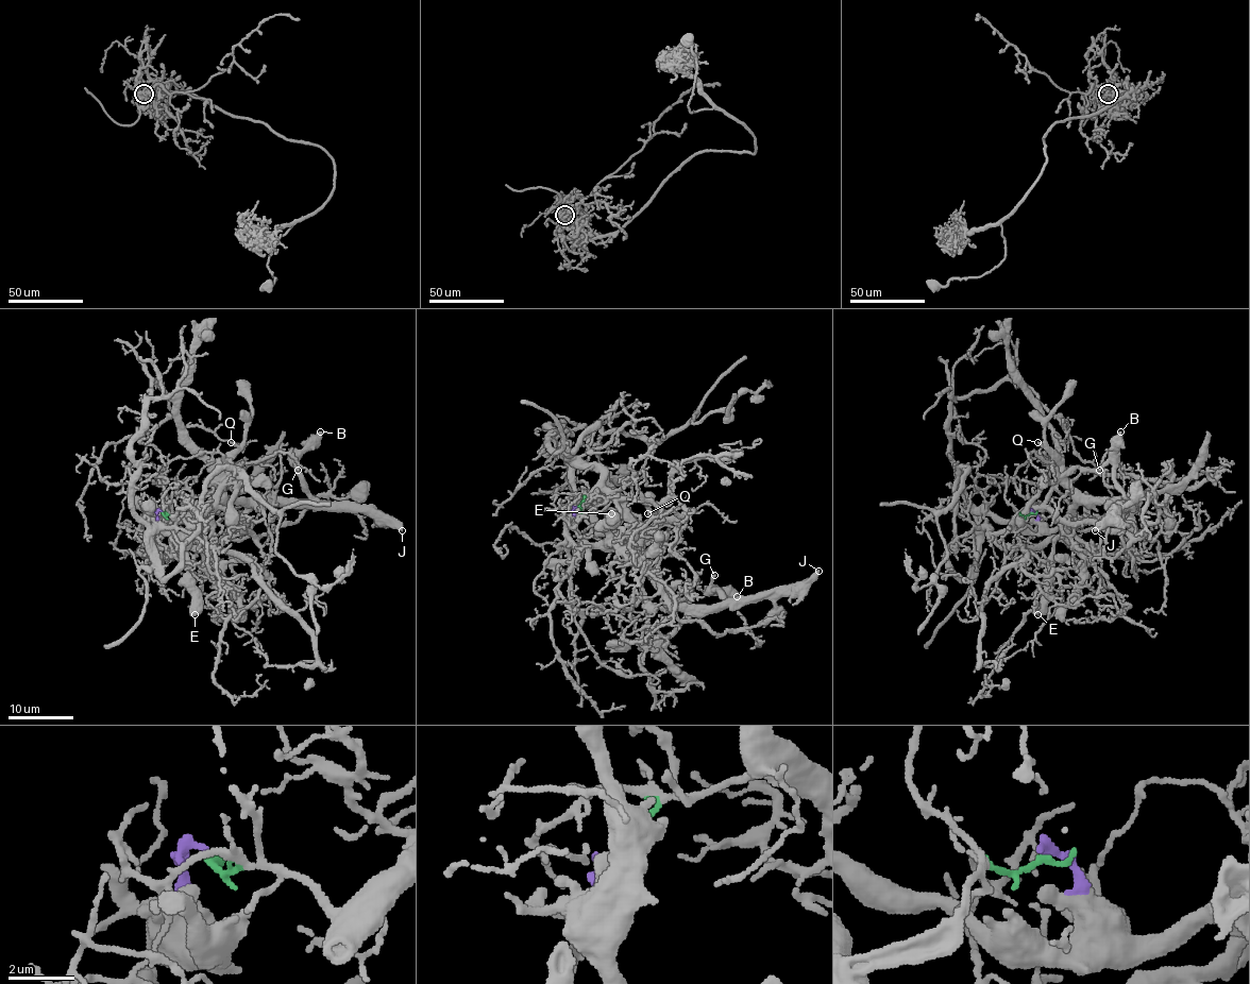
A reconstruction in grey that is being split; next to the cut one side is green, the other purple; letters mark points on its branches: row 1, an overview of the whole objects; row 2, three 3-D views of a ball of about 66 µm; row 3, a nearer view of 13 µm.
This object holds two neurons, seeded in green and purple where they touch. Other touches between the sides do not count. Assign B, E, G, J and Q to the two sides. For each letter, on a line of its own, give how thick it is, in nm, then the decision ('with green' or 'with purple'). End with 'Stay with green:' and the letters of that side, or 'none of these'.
B: 380 nm thick; with purple
E: 700 nm thick; with purple
G: 280 nm thick; with purple
J: 400 nm thick; with purple
Q: 240 nm thick; with purple
Stay with green: none of these

